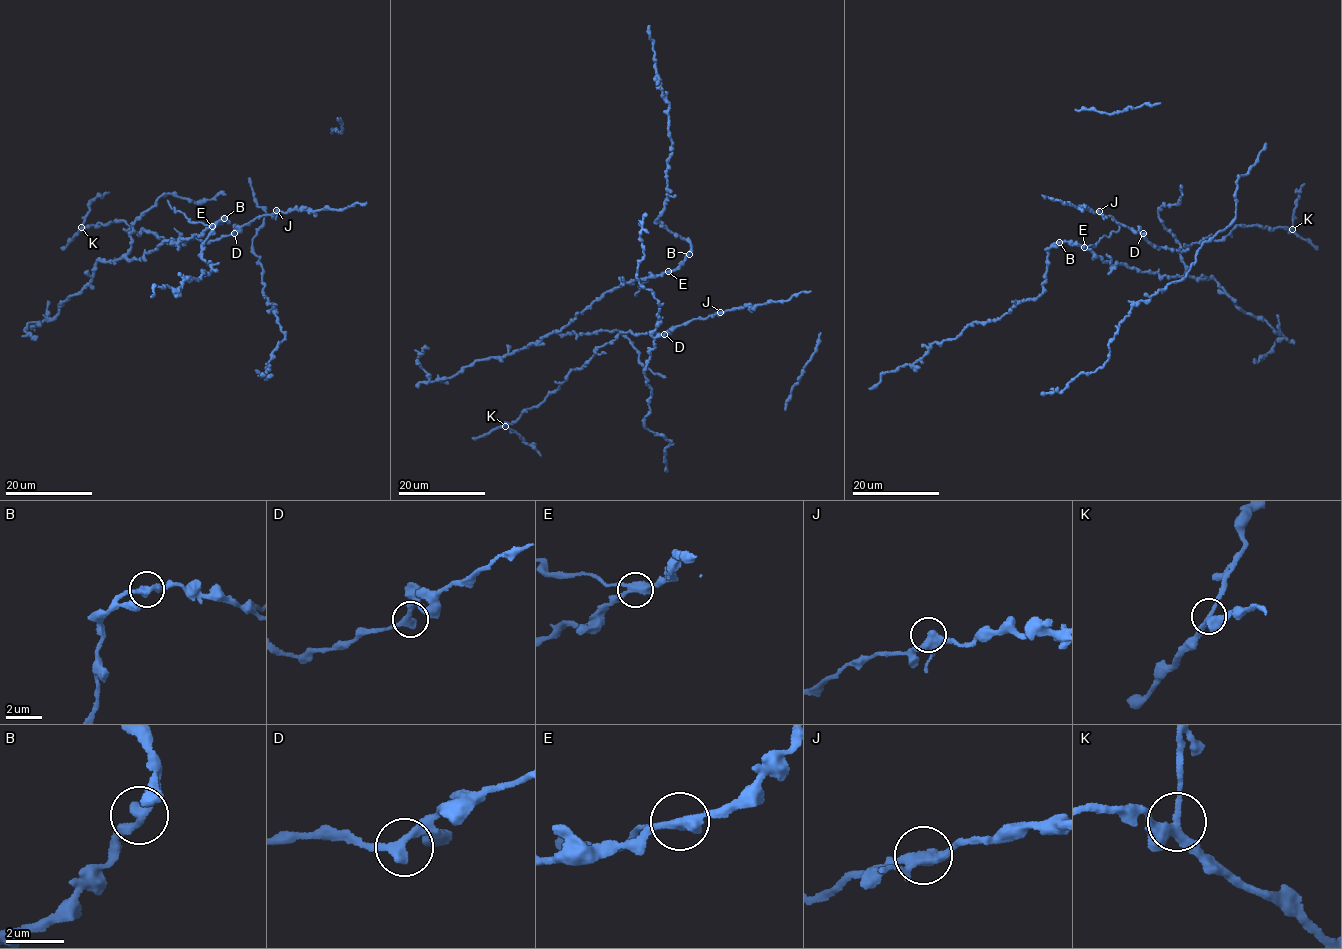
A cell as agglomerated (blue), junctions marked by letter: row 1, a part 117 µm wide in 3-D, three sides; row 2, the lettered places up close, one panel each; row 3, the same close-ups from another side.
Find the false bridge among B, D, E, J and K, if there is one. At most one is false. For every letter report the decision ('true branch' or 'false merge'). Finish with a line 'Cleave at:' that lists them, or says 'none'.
B: true branch
D: true branch
E: false merge
J: true branch
K: true branch
Cleave at: E

